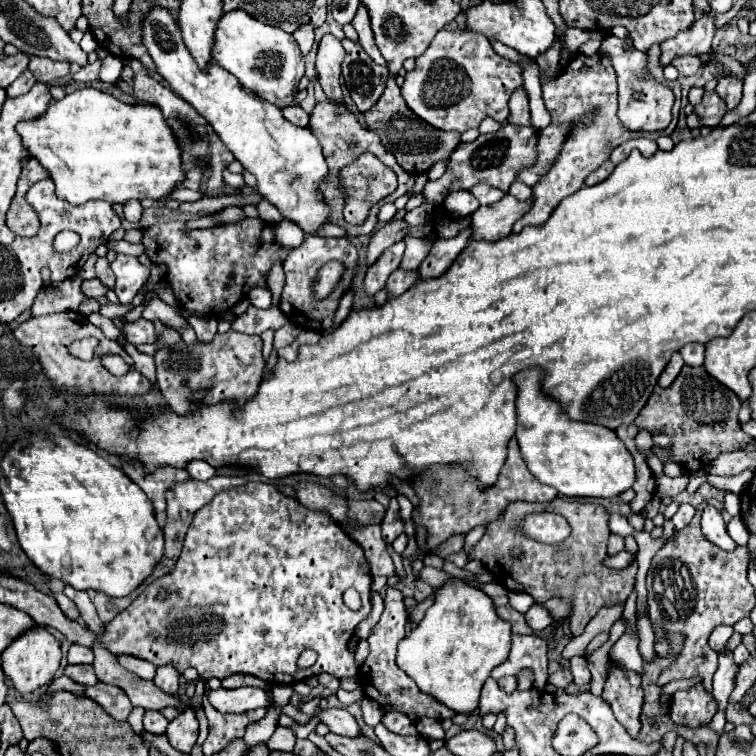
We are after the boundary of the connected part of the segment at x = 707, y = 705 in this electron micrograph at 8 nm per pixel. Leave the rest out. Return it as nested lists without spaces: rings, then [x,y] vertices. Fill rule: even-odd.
[[[702,682],[694,684],[692,688],[678,690],[670,698],[670,718],[674,724],[698,728],[708,722],[716,714],[716,710],[718,702]]]

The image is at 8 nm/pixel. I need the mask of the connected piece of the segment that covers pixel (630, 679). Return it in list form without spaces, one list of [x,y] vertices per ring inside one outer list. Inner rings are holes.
[[[610,660],[602,696],[612,706],[616,720],[628,730],[632,738],[636,738],[640,730],[638,716],[642,708],[642,676]]]

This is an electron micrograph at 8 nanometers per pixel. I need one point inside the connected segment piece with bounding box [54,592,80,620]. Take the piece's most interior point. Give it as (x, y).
(66, 605)

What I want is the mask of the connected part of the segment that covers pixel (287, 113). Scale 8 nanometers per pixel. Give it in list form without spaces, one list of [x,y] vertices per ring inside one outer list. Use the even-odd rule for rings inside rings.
[[[288,106],[282,110],[284,118],[296,126],[306,126],[308,124],[308,114],[302,110],[302,106]]]

